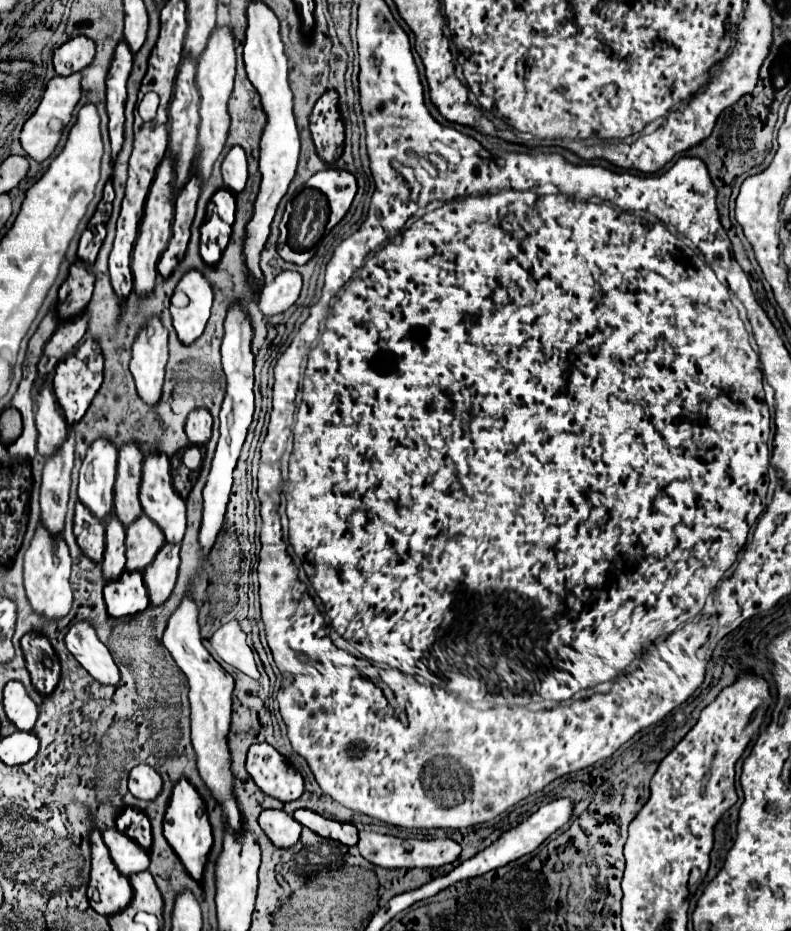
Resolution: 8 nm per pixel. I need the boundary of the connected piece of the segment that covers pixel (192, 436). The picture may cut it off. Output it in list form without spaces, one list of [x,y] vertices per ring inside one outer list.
[[[204,408],[194,410],[188,416],[188,422],[186,422],[186,434],[188,434],[190,444],[194,444],[194,446],[208,444],[210,434],[212,434],[212,416],[210,416],[210,412],[204,410]]]

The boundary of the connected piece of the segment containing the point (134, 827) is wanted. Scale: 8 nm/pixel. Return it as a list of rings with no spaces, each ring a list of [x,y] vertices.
[[[126,808],[118,818],[116,818],[116,828],[126,832],[128,838],[132,838],[136,844],[140,844],[146,852],[150,852],[152,846],[152,828],[150,820],[142,810],[136,808]]]

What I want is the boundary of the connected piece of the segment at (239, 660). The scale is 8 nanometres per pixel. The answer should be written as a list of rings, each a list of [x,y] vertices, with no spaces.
[[[236,620],[220,626],[214,632],[214,636],[210,638],[210,644],[224,662],[228,662],[230,666],[248,674],[250,678],[260,680],[260,672],[258,672],[252,648],[248,646],[246,634],[242,632],[242,628],[238,626]]]

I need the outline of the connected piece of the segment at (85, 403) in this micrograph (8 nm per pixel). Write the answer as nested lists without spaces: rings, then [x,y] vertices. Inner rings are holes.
[[[94,342],[80,344],[72,356],[68,356],[64,362],[58,364],[56,374],[52,378],[52,386],[54,386],[56,400],[66,416],[68,426],[74,426],[76,422],[82,420],[82,416],[86,414],[100,384],[102,384],[102,354],[100,354],[98,344],[94,344]]]

